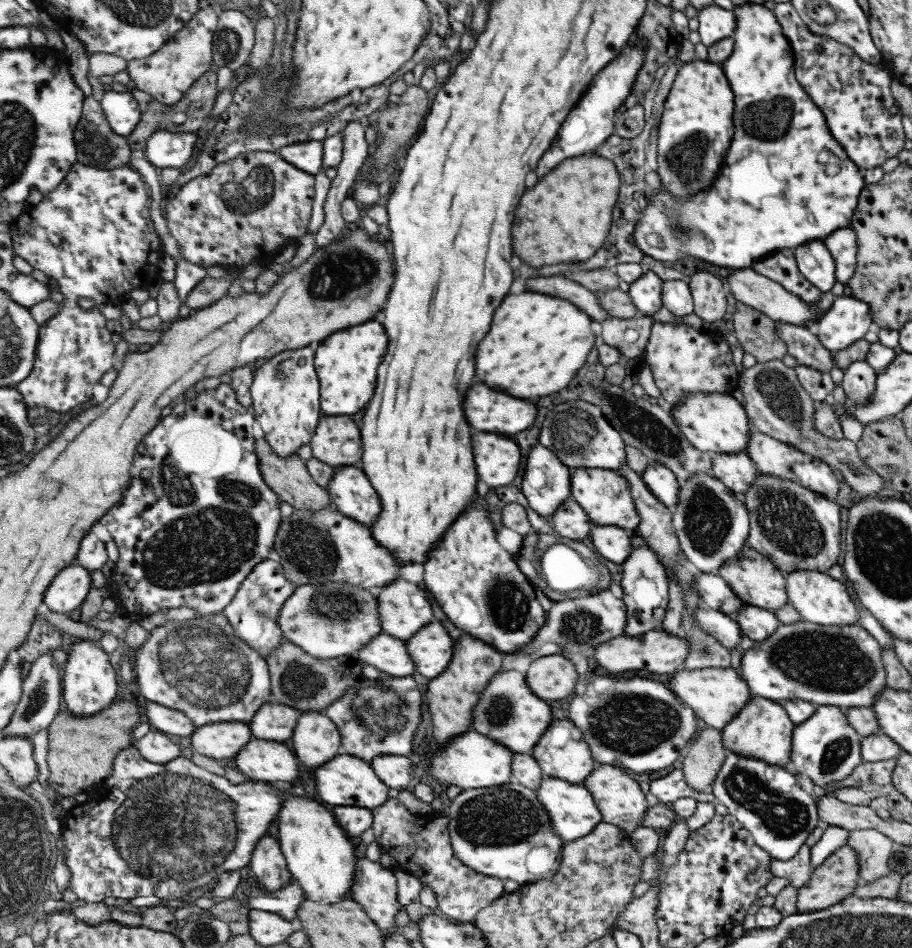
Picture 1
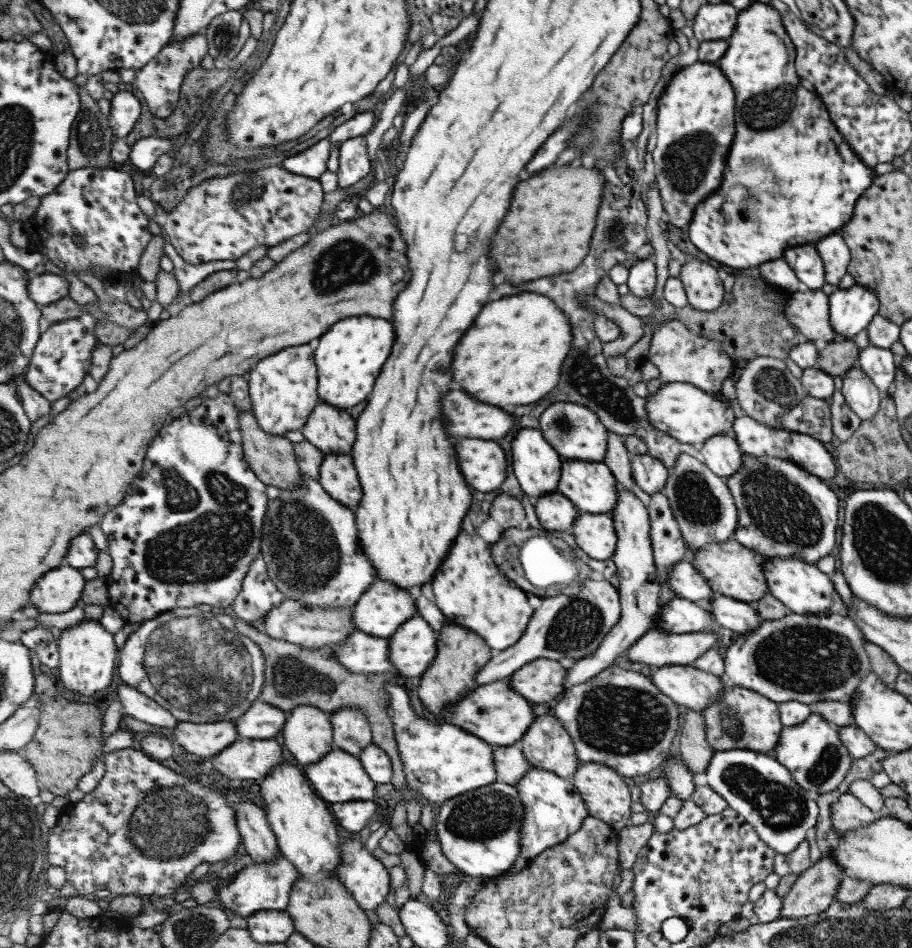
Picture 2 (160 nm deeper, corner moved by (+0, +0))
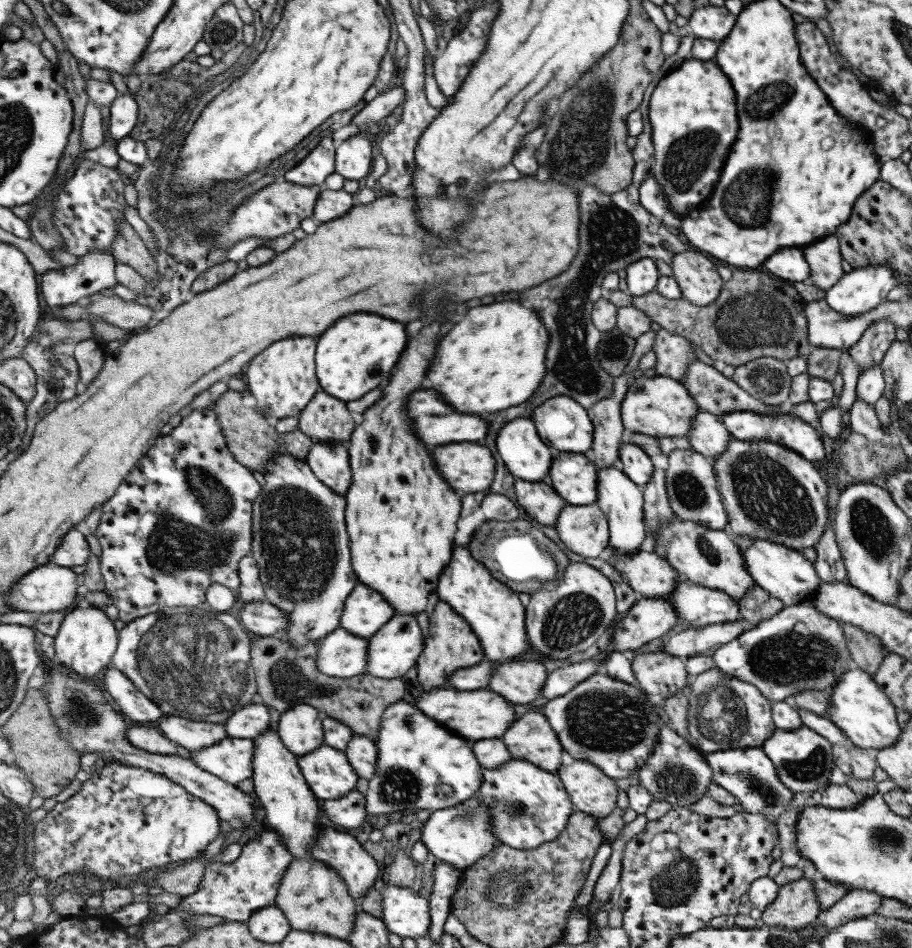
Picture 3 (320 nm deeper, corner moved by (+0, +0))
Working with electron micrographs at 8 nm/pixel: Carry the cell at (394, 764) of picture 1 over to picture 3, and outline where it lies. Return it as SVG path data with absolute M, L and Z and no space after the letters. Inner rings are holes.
M354 734L344 750L358 778L369 780L374 773L376 748L374 742L363 735Z

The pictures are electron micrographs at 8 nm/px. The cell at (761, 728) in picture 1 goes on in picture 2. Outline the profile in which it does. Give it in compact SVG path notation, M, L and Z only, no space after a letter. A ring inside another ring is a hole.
M738 686L723 687L718 699L702 710L705 740L714 751L752 750L772 756L783 728L778 715L778 703L767 700L762 694Z

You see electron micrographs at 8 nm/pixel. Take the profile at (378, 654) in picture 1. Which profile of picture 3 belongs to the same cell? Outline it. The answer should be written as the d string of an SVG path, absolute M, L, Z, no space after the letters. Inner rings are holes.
M335 629L322 641L318 650L318 667L327 676L347 678L365 673L366 639Z

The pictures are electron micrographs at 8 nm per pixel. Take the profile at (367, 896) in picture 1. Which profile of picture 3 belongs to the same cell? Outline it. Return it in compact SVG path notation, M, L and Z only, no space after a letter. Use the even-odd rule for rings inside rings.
M327 822L323 824L314 854L317 861L339 872L343 882L346 882L347 891L356 900L366 896L367 888L373 884L379 872L375 860L365 854L353 836L343 836L343 832L338 832L338 827Z

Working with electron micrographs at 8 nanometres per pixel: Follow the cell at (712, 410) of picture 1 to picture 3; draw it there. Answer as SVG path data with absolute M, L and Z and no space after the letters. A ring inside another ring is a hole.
M641 375L634 380L620 403L622 426L630 432L646 434L656 439L663 436L686 436L691 420L699 410L686 388L674 379L657 375L652 378L643 378Z

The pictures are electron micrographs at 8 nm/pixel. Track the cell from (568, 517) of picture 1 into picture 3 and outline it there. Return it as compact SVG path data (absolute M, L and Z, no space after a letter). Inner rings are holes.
M515 478L513 485L515 503L519 504L530 518L545 526L555 524L558 512L565 502L548 486L547 481L523 482Z

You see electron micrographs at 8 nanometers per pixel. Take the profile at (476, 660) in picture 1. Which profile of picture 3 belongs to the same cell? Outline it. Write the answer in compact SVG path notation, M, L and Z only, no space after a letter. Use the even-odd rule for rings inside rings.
M438 600L427 618L428 634L424 639L421 654L416 658L416 679L423 691L435 687L447 687L446 678L457 669L469 668L484 660L479 639L467 622L445 602Z

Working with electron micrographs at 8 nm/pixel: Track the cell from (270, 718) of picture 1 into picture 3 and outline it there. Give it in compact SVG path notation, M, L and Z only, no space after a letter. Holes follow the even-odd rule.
M263 702L251 703L239 709L225 723L229 737L257 738L262 732L271 729L277 714Z

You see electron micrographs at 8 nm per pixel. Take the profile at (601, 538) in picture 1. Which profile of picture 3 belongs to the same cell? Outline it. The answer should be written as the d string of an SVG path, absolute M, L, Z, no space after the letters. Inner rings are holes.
M595 502L590 505L565 504L554 524L563 544L579 556L597 558L608 546L608 524Z

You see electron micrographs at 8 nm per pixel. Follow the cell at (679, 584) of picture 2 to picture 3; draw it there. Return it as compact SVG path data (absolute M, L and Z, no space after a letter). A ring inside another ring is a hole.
M607 546L605 553L610 553L612 568L622 574L629 588L643 598L665 596L680 581L678 574L657 552L637 549L630 553L620 553Z

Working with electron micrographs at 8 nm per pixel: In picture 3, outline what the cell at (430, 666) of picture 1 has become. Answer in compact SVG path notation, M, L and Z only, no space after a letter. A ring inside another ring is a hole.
M395 614L377 633L366 639L365 673L377 678L399 678L411 666L415 666L416 658L421 654L424 639L414 615Z

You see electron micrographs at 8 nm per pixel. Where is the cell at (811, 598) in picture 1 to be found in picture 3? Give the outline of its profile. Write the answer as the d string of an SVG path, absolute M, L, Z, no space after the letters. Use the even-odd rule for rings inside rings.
M727 525L723 530L742 552L746 571L753 579L754 584L766 590L772 597L780 600L783 606L806 604L814 596L821 580L814 571L812 562L807 561L801 552L767 539L754 539L753 537L736 535L731 533Z

